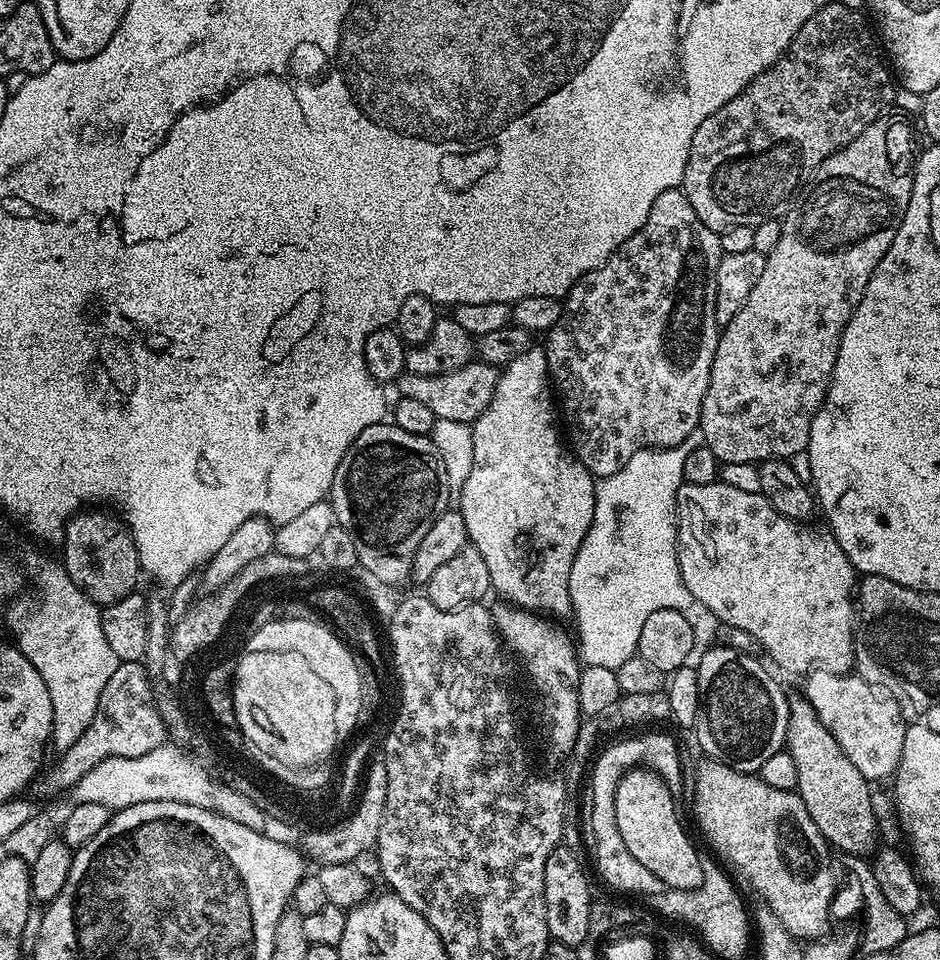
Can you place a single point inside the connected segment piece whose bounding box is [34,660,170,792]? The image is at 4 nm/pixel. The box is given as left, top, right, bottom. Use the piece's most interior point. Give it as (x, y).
(128, 723)

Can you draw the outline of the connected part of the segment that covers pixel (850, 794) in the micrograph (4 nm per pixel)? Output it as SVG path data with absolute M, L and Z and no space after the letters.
M800 694L793 695L788 701L786 751L794 758L795 791L800 793L806 810L810 810L814 826L822 830L833 849L840 851L841 848L852 856L867 857L876 840L876 812L872 809L872 792L868 789L871 788L870 781L858 774L858 766L846 758L834 734L822 726L814 706Z

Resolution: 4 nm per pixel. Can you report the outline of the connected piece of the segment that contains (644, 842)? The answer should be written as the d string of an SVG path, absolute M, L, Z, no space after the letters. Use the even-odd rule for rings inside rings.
M643 766L631 768L618 782L614 810L618 818L618 834L622 834L626 850L630 850L630 854L634 854L634 858L638 858L638 862L642 862L646 870L652 871L662 881L665 889L685 892L702 886L705 861L700 860L687 830L680 825L680 816L676 813L676 800L672 796L675 796L673 789L669 788L668 783L657 772L651 772Z

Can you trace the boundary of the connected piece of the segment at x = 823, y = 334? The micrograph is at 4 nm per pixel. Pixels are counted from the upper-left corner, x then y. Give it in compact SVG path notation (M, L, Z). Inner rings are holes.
M881 118L870 122L870 126L866 126L866 130L858 134L858 138L854 138L845 148L840 148L834 154L830 154L830 158L826 158L819 164L806 186L799 189L798 195L783 213L785 216L782 216L782 238L778 238L778 246L774 246L774 250L770 250L765 255L762 275L758 277L754 290L750 290L750 298L746 298L746 306L742 306L742 310L734 314L729 324L723 325L698 425L698 431L704 435L703 447L714 450L721 465L752 464L751 466L756 466L761 460L788 460L794 454L807 449L810 426L822 406L824 396L828 392L828 384L832 380L834 362L838 358L840 349L840 336L844 332L844 327L850 322L858 302L862 302L862 294L866 290L872 271L878 266L882 254L890 250L890 242L894 242L894 234L898 234L900 224L904 221L906 206L910 206L914 153L917 151L916 144L912 141L912 128L907 124L907 119L888 119Z

